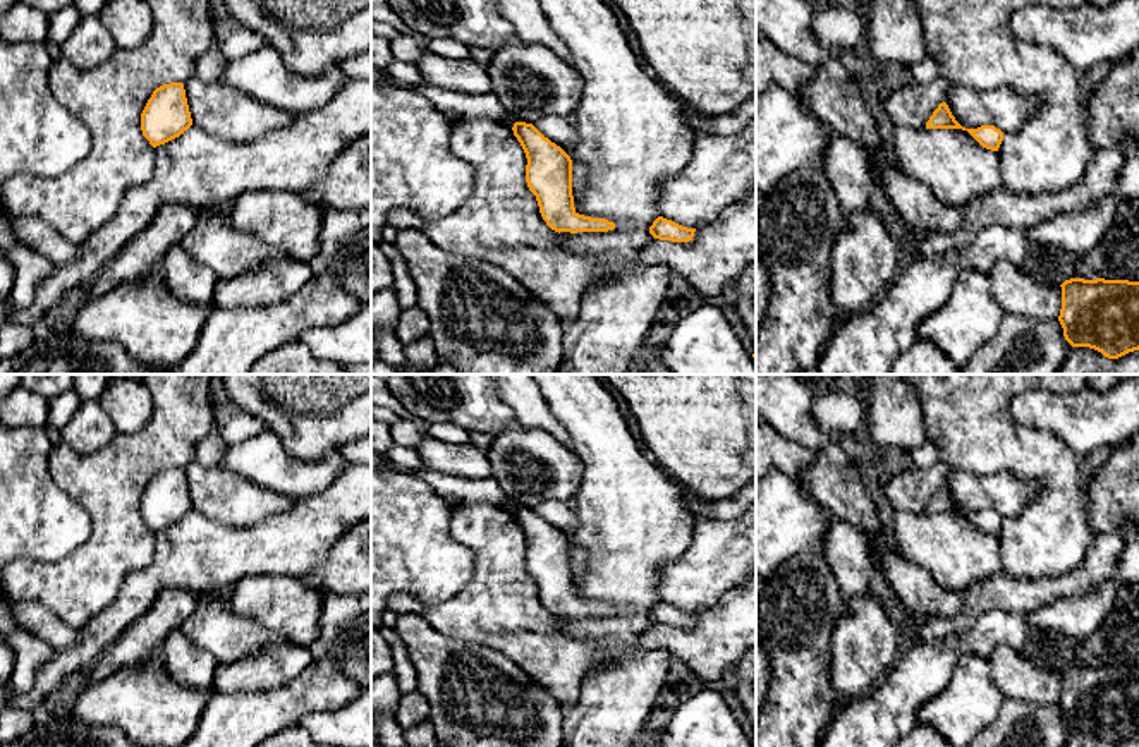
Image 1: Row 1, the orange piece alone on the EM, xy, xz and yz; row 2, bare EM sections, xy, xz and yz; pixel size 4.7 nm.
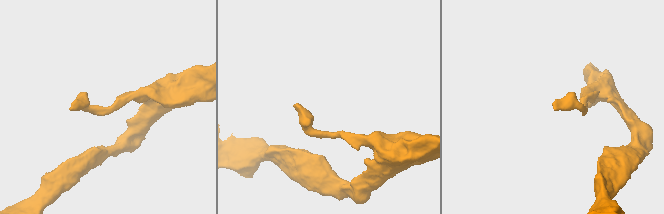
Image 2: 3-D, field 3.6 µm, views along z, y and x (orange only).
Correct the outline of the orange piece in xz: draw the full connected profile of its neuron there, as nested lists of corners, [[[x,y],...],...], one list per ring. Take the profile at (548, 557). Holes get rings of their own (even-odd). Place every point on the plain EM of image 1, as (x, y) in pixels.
[[[515,507],[514,520],[521,527],[527,550],[526,567],[536,580],[539,598],[555,616],[608,616],[613,606],[579,599],[572,580],[572,544],[533,508]]]

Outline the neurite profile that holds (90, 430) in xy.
[[[84,400],[74,417],[60,429],[62,443],[81,455],[101,450],[115,436],[117,429],[98,400]]]

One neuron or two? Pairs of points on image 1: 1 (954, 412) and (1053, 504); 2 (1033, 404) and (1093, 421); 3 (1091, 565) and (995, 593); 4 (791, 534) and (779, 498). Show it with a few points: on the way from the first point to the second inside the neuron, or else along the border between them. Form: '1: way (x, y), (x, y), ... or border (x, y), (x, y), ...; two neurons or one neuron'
1: way (983, 437), (1021, 450), (1045, 474); one neuron
2: way (1048, 411), (1078, 418); one neuron
3: way (1067, 586), (1055, 586), (1040, 593), (1019, 593); one neuron
4: way (787, 526), (779, 517), (779, 507); one neuron

